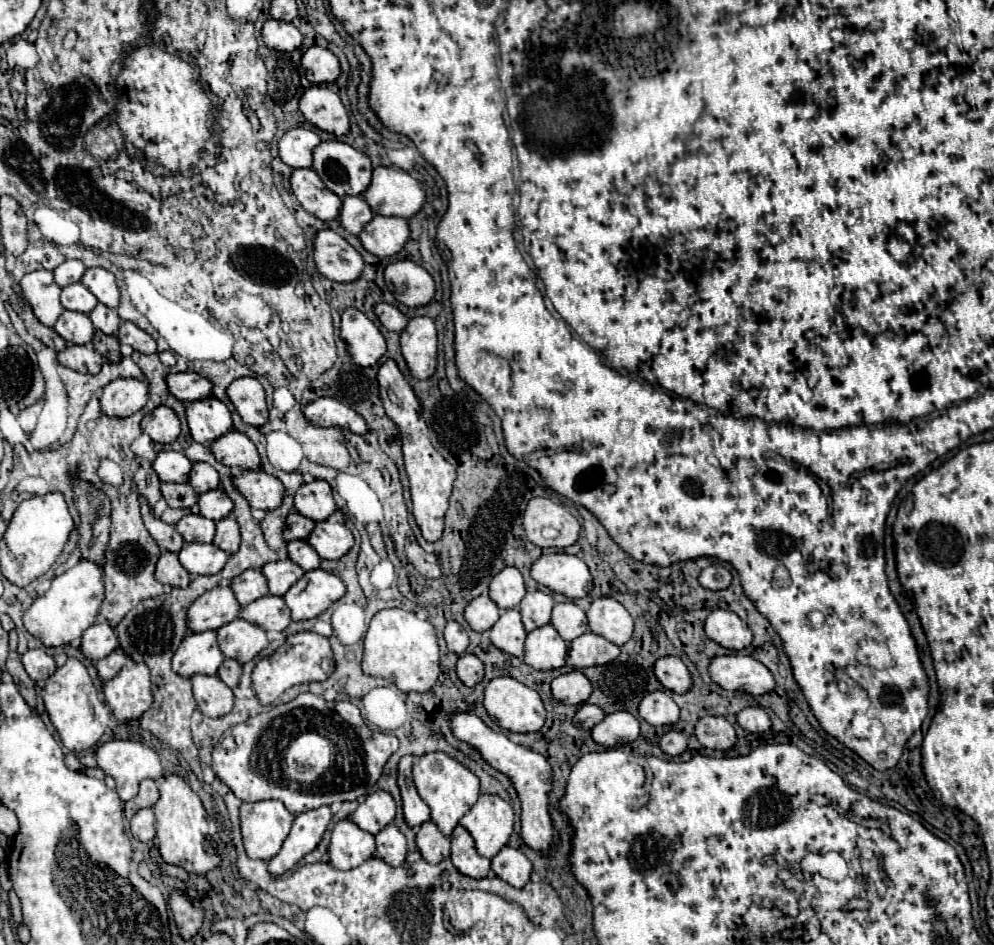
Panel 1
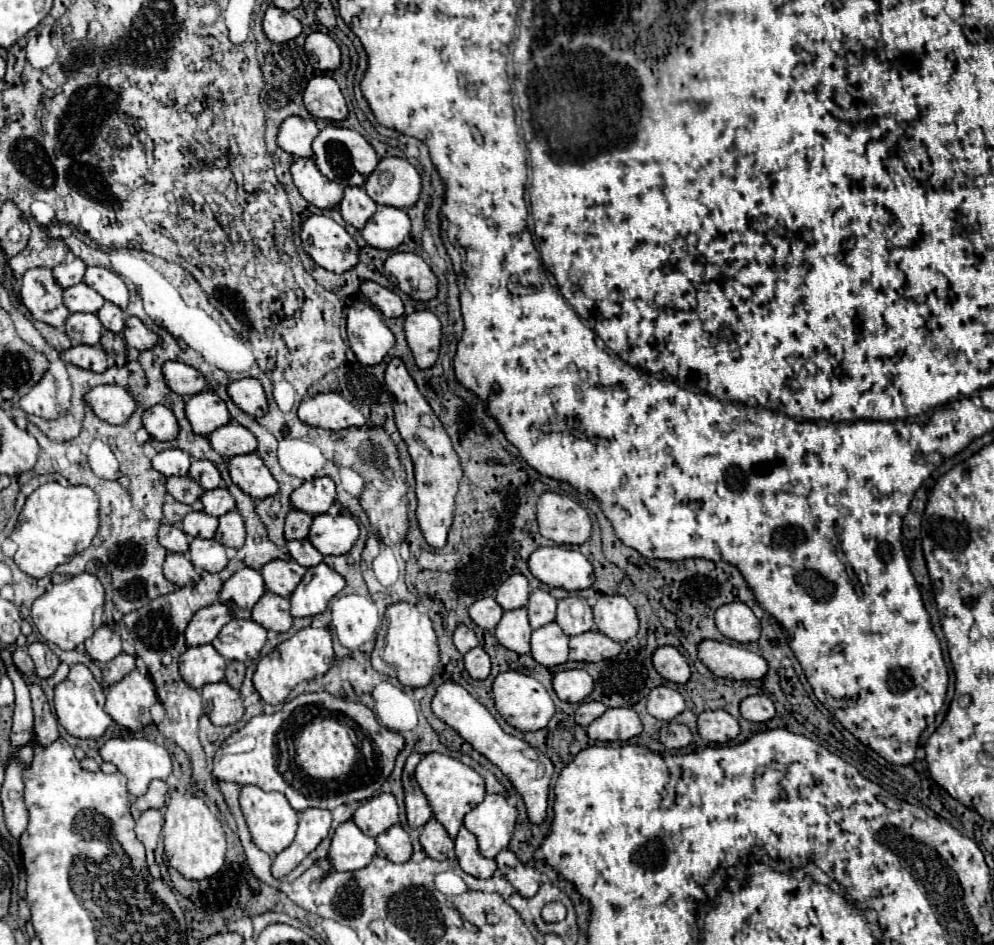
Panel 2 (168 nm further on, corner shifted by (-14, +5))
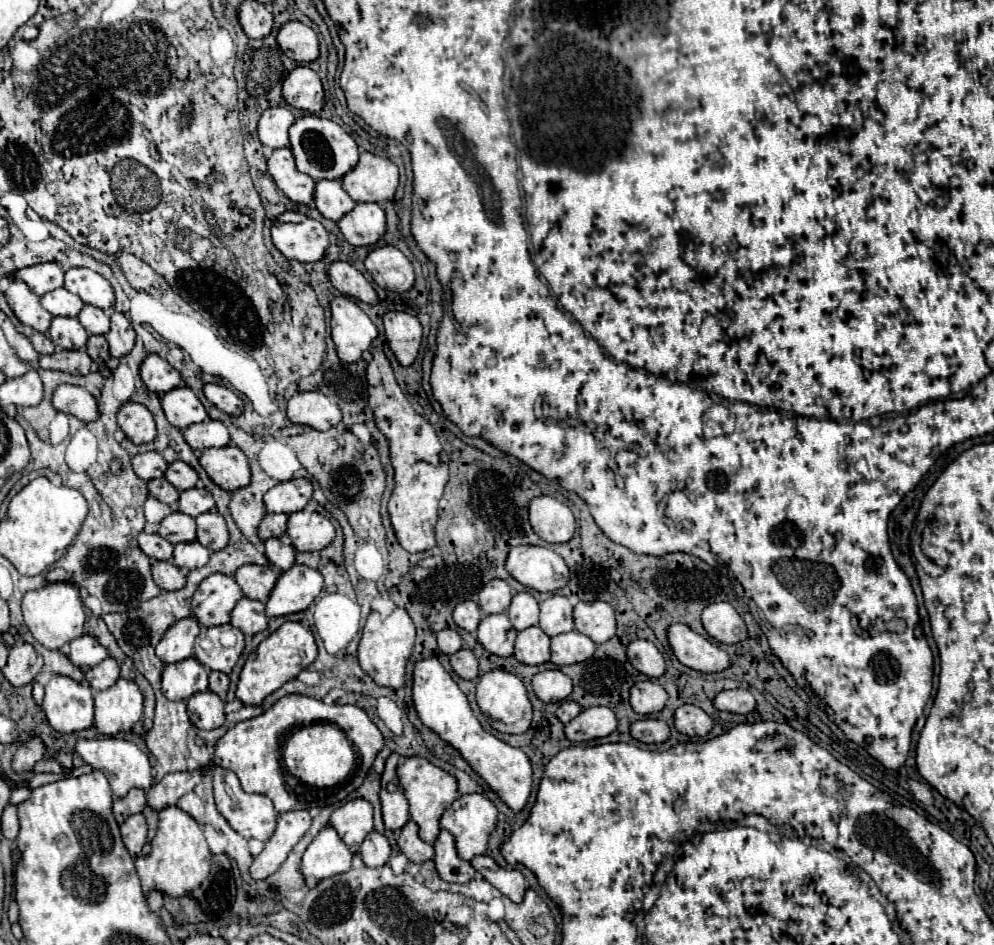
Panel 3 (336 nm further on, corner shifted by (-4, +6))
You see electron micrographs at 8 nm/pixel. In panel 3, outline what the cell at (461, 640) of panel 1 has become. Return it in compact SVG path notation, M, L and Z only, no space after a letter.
M447 628L447 630L441 630L437 634L437 646L443 654L453 654L453 652L461 650L461 644L463 644L463 640L455 630Z

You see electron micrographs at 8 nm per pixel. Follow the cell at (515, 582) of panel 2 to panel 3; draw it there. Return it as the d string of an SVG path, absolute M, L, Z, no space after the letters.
M491 580L479 592L479 608L483 614L505 612L511 602L511 588L505 580Z

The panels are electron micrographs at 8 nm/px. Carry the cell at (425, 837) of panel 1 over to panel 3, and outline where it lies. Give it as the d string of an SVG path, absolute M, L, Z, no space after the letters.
M409 820L401 828L399 838L397 838L397 846L415 864L421 864L421 862L433 858L433 844L419 838L419 828L417 828L417 824L413 824L413 820Z

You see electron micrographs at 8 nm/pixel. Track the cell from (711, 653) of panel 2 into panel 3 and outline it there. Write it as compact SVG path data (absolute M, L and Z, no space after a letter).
M671 624L667 640L675 658L699 672L721 672L729 666L729 656L711 640L699 636L685 624Z

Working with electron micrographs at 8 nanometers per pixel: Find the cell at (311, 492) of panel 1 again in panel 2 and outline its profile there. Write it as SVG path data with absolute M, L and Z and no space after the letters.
M315 477L313 481L305 481L291 495L293 507L309 515L327 513L335 501L337 501L337 491L331 477Z

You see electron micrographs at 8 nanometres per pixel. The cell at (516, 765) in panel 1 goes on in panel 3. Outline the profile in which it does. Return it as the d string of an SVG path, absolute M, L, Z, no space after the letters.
M427 658L415 662L413 670L413 706L421 722L431 728L437 736L449 742L465 762L489 784L489 788L515 812L519 812L531 794L533 770L531 762L523 750L505 744L503 740L495 738L493 734L485 732L475 718L473 710L469 708L467 696L455 684L455 680L445 672L437 658Z

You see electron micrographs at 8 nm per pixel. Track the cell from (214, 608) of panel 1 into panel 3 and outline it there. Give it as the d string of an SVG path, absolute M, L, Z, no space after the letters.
M189 616L185 620L179 620L165 632L161 642L157 644L157 648L155 648L157 658L163 664L173 664L173 662L191 658L193 656L193 642L195 642L199 630L201 630L201 626L197 624L195 618Z

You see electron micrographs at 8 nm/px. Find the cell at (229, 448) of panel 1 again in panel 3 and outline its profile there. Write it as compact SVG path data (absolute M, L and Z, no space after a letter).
M205 418L201 424L191 424L189 428L185 428L183 438L195 452L201 452L203 448L221 448L231 444L229 430L221 422L211 418Z

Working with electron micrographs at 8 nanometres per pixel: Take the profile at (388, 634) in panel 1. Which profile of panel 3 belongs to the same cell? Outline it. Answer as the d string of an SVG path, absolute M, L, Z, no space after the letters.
M395 608L387 618L381 618L379 612L371 612L365 620L357 648L359 666L367 676L373 678L377 686L387 686L397 690L405 684L405 666L411 656L413 642L415 642L415 626L403 608Z

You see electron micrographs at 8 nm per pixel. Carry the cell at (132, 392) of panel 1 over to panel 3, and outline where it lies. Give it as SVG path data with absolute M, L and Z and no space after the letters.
M73 384L57 386L57 392L53 392L51 404L55 410L77 416L79 420L89 422L99 416L97 400L81 386L73 386Z

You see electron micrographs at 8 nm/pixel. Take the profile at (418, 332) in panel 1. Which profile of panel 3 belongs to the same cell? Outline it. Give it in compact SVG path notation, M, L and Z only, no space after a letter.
M387 312L383 316L385 338L401 366L411 366L419 354L423 328L419 320L407 312Z

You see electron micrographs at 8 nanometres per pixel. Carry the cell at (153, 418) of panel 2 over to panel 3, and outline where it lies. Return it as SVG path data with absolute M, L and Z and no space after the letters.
M125 402L117 412L117 424L133 444L153 442L157 436L155 420L143 404Z

